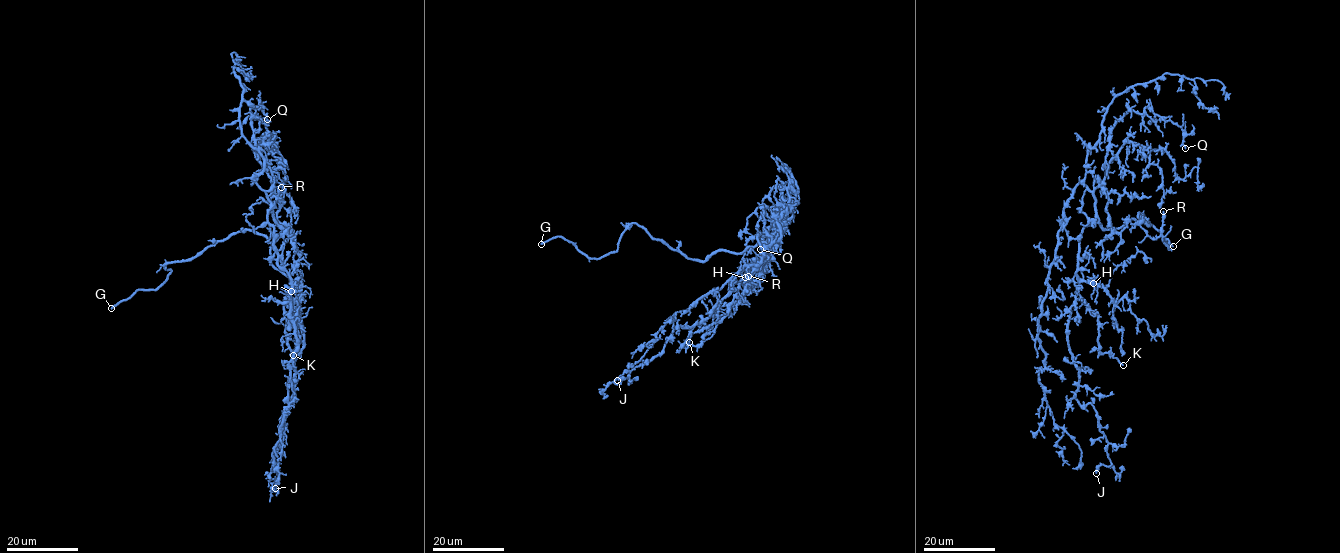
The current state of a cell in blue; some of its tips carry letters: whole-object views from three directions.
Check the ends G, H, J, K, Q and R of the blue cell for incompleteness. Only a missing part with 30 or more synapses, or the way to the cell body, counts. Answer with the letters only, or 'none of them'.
G, K

